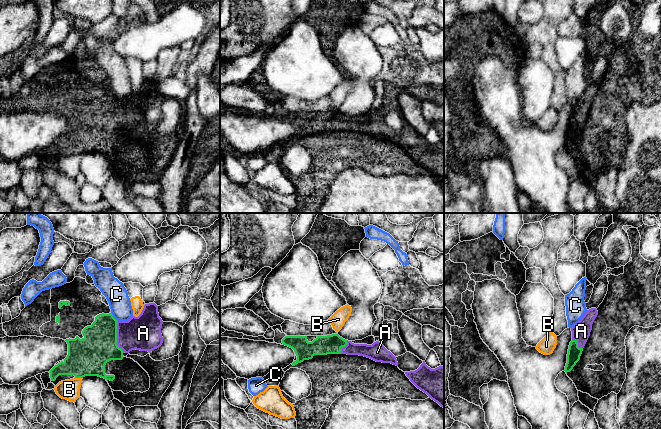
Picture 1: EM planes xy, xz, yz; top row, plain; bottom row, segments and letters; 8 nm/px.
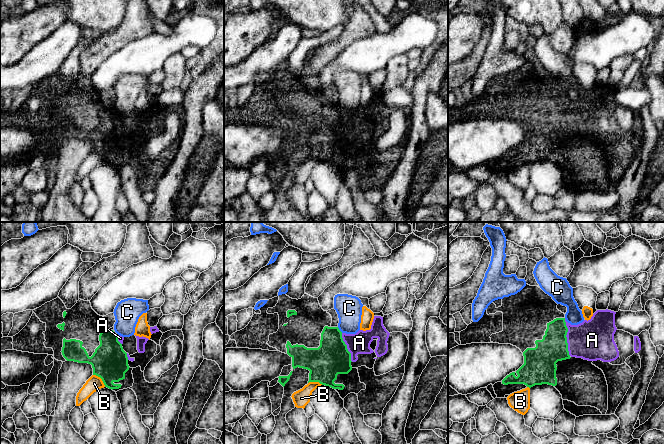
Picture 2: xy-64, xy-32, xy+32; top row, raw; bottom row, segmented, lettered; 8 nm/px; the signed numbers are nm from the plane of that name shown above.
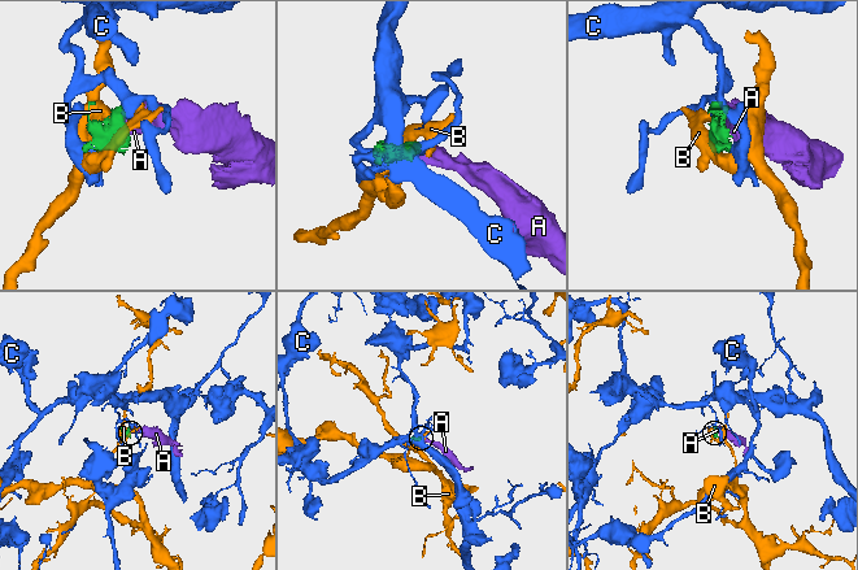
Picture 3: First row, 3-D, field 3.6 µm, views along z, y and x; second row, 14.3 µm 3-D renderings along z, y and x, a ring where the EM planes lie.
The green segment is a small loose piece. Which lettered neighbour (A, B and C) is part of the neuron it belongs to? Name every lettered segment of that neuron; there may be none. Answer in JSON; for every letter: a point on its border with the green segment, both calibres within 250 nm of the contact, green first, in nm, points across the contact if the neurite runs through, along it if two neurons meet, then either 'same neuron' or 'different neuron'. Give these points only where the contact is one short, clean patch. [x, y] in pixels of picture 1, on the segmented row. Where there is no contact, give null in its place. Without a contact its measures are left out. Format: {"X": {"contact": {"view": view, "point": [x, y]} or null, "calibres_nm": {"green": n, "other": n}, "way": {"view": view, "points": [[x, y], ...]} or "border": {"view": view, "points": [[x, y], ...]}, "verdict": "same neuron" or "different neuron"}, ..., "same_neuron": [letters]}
{"A": {"contact": {"view": "xy", "point": [116, 336]}, "calibres_nm": {"green": 280, "other": 280}, "way": {"view": "xy", "points": [[99, 345], [104, 340], [116, 336], [143, 333]]}, "verdict": "same neuron"}, "B": {"contact": {"view": "xy", "point": [79, 377]}, "calibres_nm": {"green": 300, "other": 160}, "border": {"view": "xy", "points": [[75, 377], [82, 378]]}, "verdict": "different neuron"}, "C": {"contact": {"view": "xy", "point": [112, 316]}, "calibres_nm": {"green": 280, "other": 180}, "verdict": "different neuron"}, "same_neuron": ["A"]}

